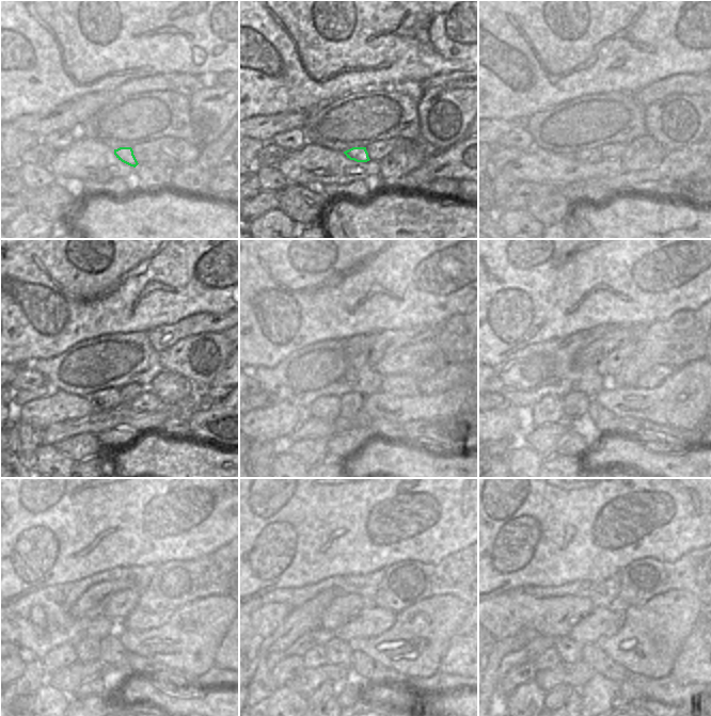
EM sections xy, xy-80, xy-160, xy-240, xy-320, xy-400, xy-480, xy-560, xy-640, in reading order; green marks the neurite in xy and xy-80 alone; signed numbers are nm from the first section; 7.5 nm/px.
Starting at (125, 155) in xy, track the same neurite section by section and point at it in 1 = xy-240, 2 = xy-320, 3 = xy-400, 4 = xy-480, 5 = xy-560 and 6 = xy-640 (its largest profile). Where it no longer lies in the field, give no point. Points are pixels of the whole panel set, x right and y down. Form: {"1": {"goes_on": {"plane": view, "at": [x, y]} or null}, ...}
{"1": {"goes_on": {"plane": "xy-240", "at": [111, 397]}}, "2": {"goes_on": {"plane": "xy-320", "at": [317, 408]}}, "3": {"goes_on": {"plane": "xy-400", "at": [550, 410]}}, "4": {"goes_on": {"plane": "xy-480", "at": [64, 655]}}, "5": {"goes_on": {"plane": "xy-560", "at": [289, 667]}}, "6": {"goes_on": {"plane": "xy-640", "at": [524, 672]}}}

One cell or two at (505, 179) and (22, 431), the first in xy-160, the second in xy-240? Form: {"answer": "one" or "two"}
{"answer": "one"}

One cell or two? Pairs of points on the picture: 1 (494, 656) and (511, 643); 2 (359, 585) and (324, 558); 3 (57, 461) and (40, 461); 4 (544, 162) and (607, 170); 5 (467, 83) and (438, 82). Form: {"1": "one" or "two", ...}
{"1": "one", "2": "two", "3": "one", "4": "one", "5": "one"}

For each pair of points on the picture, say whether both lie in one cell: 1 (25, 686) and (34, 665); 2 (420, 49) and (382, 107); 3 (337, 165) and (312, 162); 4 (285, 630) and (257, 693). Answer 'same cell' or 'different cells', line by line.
1: same cell
2: different cells
3: same cell
4: same cell

